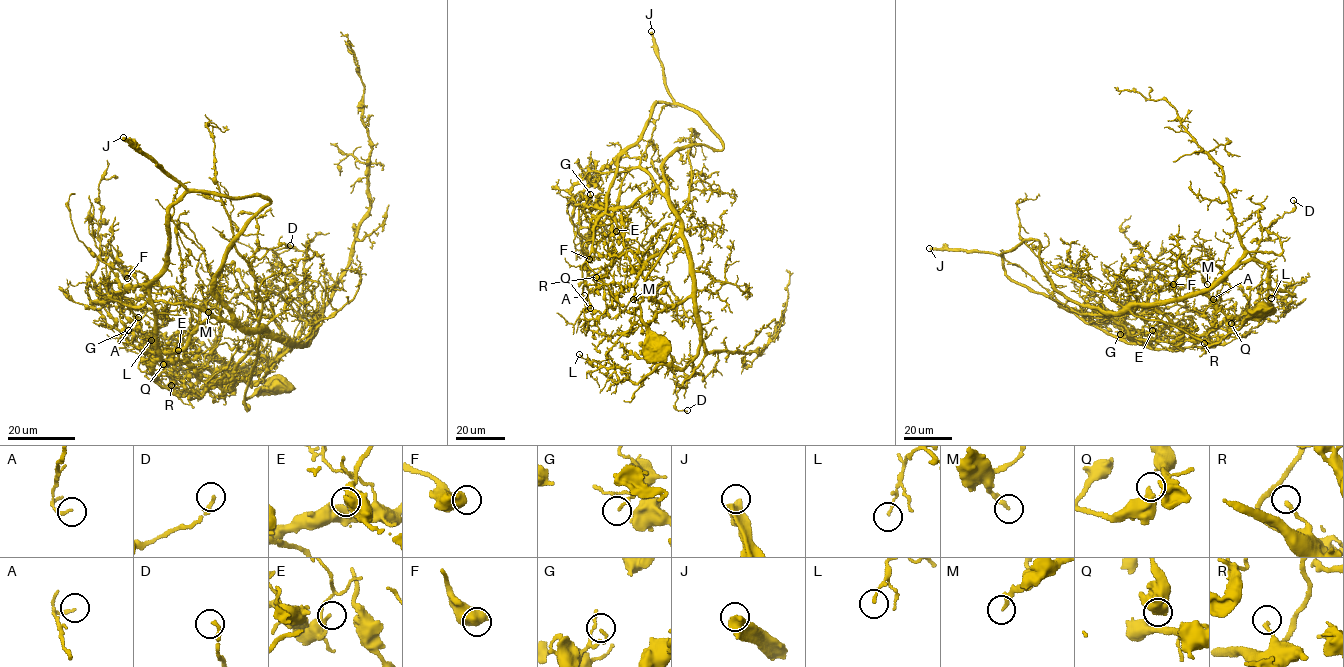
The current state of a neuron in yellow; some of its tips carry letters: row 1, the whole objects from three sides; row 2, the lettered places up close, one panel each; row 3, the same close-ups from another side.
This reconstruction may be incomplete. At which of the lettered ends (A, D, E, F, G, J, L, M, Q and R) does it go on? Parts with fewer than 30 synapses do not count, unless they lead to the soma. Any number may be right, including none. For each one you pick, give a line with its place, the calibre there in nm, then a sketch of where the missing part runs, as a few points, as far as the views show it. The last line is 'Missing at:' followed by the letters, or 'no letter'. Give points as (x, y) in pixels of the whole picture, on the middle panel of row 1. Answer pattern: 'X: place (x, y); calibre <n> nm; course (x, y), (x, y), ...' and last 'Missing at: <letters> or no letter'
J: place (651, 31); calibre 480 nm
Missing at: J

